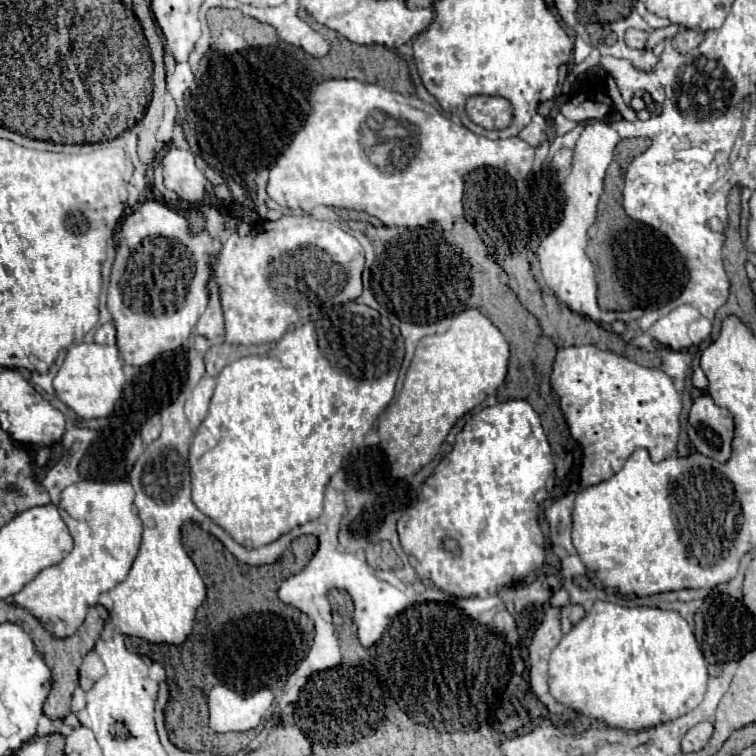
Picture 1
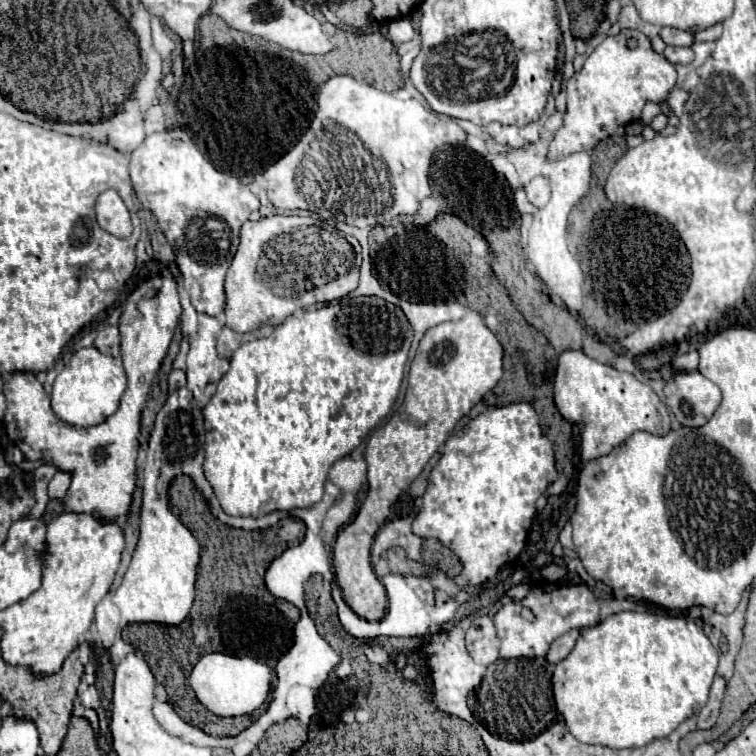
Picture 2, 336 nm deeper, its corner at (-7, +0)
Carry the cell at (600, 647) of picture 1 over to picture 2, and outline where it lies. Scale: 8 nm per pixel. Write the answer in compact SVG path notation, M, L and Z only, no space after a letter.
M617 612L611 614L609 618L605 618L605 622L599 622L593 628L583 628L575 648L571 650L571 654L555 664L553 670L553 696L555 696L555 706L559 710L559 714L565 720L565 726L569 728L569 732L585 744L599 744L599 746L609 746L609 748L637 748L637 746L645 746L651 740L657 738L665 738L669 736L685 718L693 716L697 708L703 708L709 696L709 686L713 682L713 676L717 672L717 662L719 662L719 654L713 648L713 644L709 642L709 638L705 636L705 632L695 626L695 622L689 622L687 618L677 618L677 616L663 616L663 614L649 614L649 612Z

